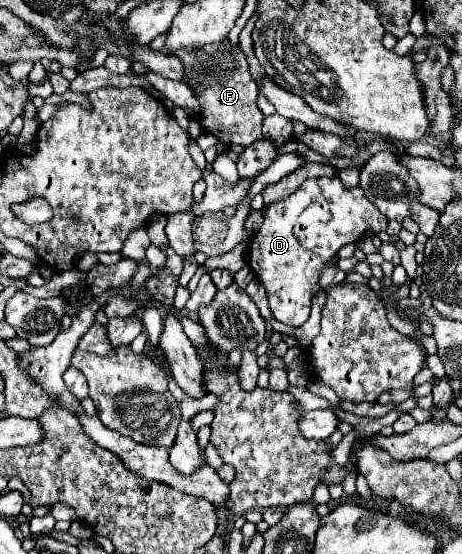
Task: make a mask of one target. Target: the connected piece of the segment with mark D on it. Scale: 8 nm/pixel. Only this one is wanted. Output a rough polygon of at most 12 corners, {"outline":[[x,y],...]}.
{"outline":[[337,177],[271,203],[249,265],[301,327],[325,263],[385,215]]}

